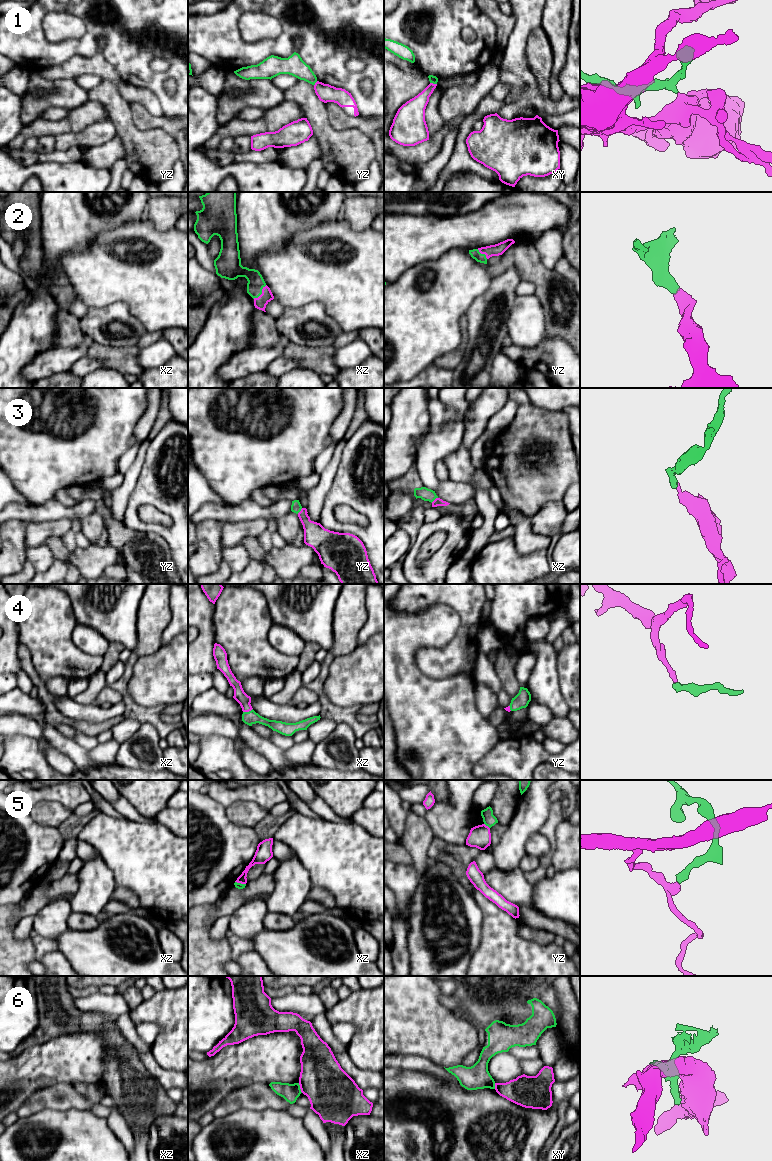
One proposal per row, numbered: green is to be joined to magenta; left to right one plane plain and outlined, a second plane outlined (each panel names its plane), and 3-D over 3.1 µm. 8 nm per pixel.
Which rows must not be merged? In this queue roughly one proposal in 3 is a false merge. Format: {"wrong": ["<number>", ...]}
{"wrong": ["1", "5", "6"]}

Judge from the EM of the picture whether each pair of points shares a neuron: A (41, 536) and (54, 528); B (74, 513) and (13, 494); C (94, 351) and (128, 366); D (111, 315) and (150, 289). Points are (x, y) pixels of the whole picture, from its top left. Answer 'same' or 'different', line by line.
A: same
B: different
C: same
D: different

